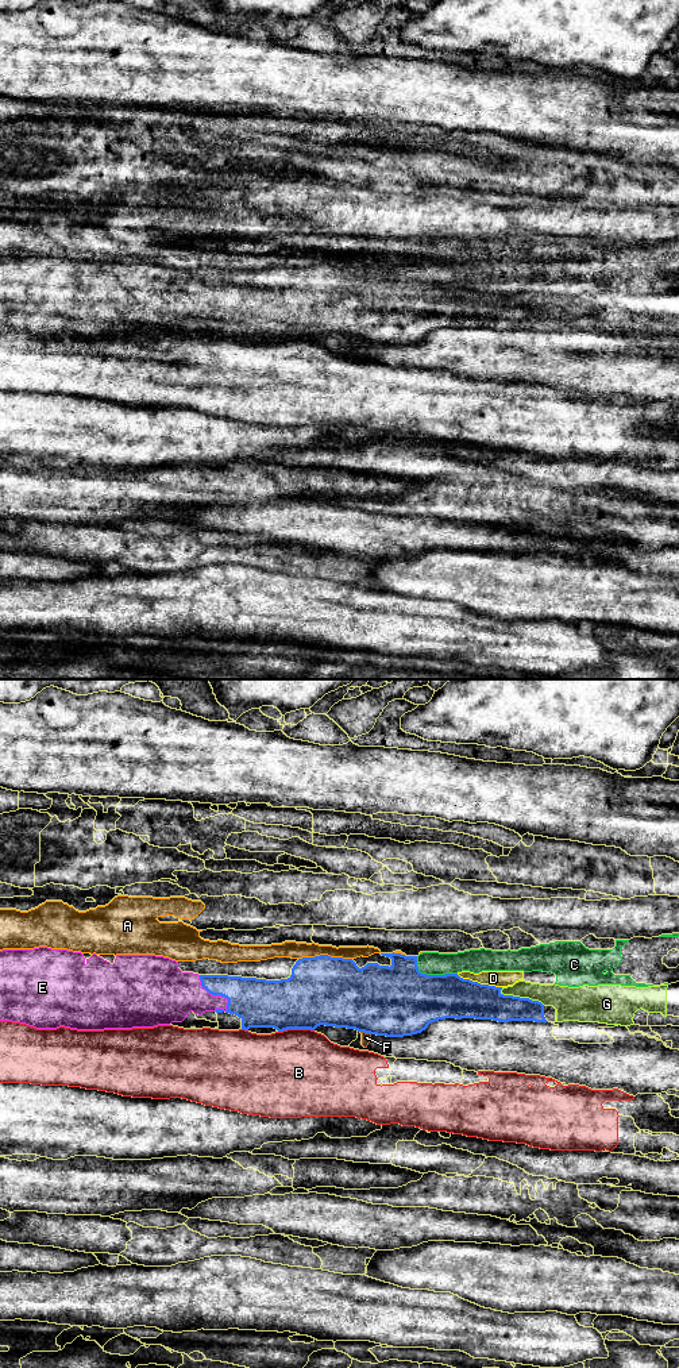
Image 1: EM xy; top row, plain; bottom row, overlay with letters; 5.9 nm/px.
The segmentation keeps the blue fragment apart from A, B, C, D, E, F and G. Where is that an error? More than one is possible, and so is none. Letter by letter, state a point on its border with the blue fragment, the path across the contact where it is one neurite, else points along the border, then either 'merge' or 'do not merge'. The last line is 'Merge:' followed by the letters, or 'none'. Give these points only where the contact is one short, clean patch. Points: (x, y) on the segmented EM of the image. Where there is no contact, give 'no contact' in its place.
A: xy (324, 955) | do not merge
B: xy (296, 1028) | along xy (313, 1029), (284, 1029), (278, 1032) | do not merge
C: xy (431, 975) | do not merge
D: xy (479, 983) | along xy (456, 974), (501, 987) | do not merge
E: xy (215, 994) | across xy (255, 1001), (234, 994), (215, 994), (173, 994) | merge
F: xy (366, 1032) | do not merge
G: xy (523, 998) | do not merge
Merge: E

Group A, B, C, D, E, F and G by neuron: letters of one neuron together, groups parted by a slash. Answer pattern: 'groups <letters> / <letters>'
groups A / B / C D / E / F / G

